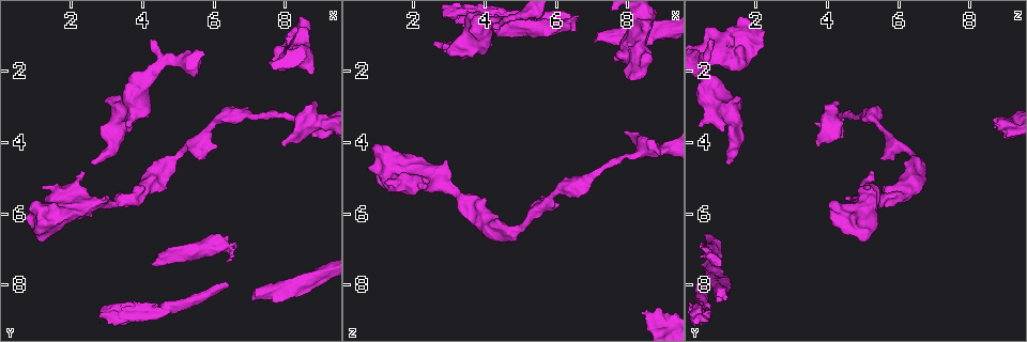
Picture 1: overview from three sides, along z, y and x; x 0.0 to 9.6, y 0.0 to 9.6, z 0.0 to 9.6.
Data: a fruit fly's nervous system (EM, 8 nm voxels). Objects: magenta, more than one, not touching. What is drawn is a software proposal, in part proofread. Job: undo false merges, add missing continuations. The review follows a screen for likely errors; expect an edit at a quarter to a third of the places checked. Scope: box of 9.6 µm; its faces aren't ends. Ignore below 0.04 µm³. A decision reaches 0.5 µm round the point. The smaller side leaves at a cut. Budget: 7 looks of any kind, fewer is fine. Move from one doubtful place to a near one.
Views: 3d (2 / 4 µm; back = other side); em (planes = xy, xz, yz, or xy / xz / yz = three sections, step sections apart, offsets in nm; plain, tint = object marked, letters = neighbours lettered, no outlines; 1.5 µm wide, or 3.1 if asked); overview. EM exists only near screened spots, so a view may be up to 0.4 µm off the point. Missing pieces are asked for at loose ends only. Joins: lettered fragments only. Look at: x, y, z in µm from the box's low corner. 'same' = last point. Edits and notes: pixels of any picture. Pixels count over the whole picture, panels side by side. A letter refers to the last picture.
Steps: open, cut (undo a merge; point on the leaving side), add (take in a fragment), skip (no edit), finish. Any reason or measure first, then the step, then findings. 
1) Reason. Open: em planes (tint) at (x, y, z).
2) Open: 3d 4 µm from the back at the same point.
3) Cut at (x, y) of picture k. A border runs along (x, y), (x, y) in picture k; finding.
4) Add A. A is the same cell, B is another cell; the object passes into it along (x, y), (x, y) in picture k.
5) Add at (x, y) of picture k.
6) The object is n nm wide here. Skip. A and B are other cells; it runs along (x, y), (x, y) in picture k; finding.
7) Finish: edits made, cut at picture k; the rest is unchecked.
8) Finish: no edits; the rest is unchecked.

Free end. Open: em yz step 8 (tint) at (4.15, 1.10, 0.80).

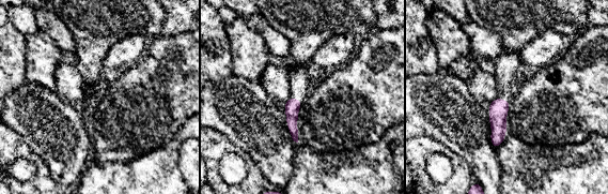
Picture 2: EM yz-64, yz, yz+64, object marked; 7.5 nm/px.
Open: em planes (letters) at the same point.

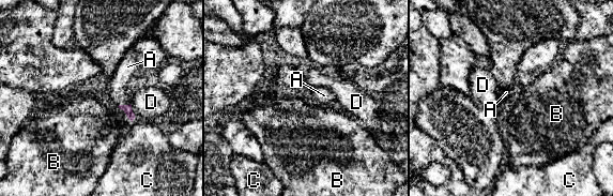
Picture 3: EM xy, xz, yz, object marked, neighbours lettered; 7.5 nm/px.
Add A. A is the same cell, B, C and D are other cells; it goes on there.

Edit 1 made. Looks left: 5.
Stops while still wide. Open: 3d 4 µm at (2.90, 2.85, 1.50).

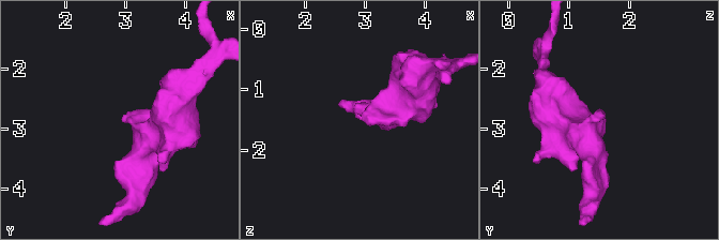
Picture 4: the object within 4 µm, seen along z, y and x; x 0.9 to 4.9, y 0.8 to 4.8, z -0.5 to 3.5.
Now the EM. Open: em xz step 8 (letters) at (3.00, 2.90, 1.55).

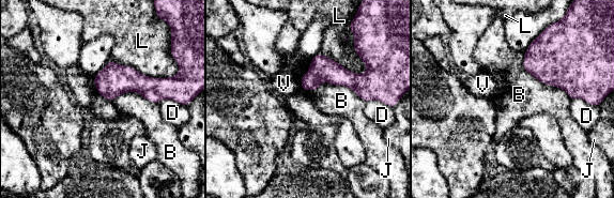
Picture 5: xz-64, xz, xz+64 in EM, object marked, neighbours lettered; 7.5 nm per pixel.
Open: em planes (letters) at the same point.

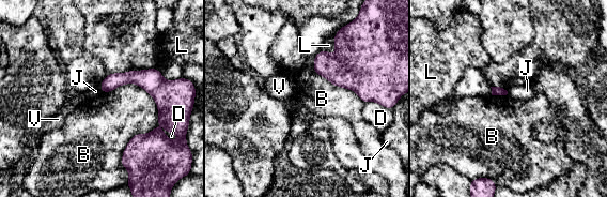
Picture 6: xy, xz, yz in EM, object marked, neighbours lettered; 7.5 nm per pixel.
Skip. B, D, J, L and V are other cells; no lettered fragment goes on from it.

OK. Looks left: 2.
Stops while still wide. Open: em yz step 8 (letters) at (7.05, 8.45, 1.20).

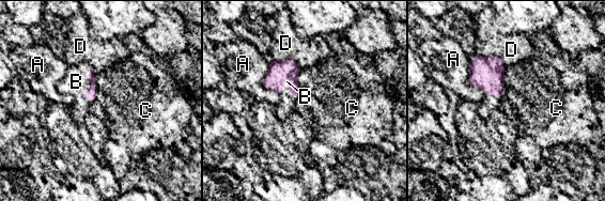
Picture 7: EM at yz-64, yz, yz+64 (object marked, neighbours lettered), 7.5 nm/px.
Add B. B is the same cell, A, C and D are other cells; the object passes into it along (278, 72), (290, 84), (287, 81) in picture 7; it goes on there.

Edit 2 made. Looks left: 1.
Finish: edits made, add at picture 3, add at picture 7; the rest is unchecked.

